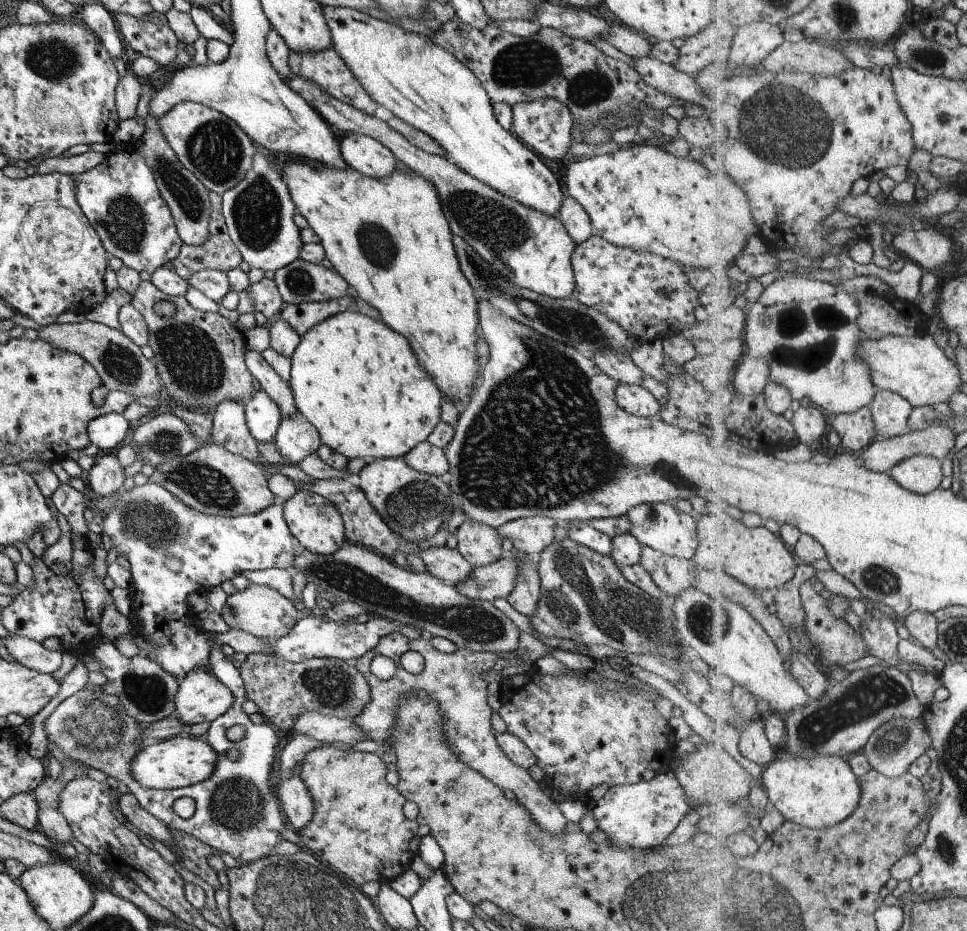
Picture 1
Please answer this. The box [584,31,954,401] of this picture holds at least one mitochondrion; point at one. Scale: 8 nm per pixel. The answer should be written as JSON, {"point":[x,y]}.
{"point":[790,126]}

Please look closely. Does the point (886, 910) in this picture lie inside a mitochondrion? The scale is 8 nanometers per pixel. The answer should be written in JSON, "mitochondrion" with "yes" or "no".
{"mitochondrion":"no"}

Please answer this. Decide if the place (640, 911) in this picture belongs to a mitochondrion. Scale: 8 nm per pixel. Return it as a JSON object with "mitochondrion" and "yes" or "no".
{"mitochondrion":"yes"}

